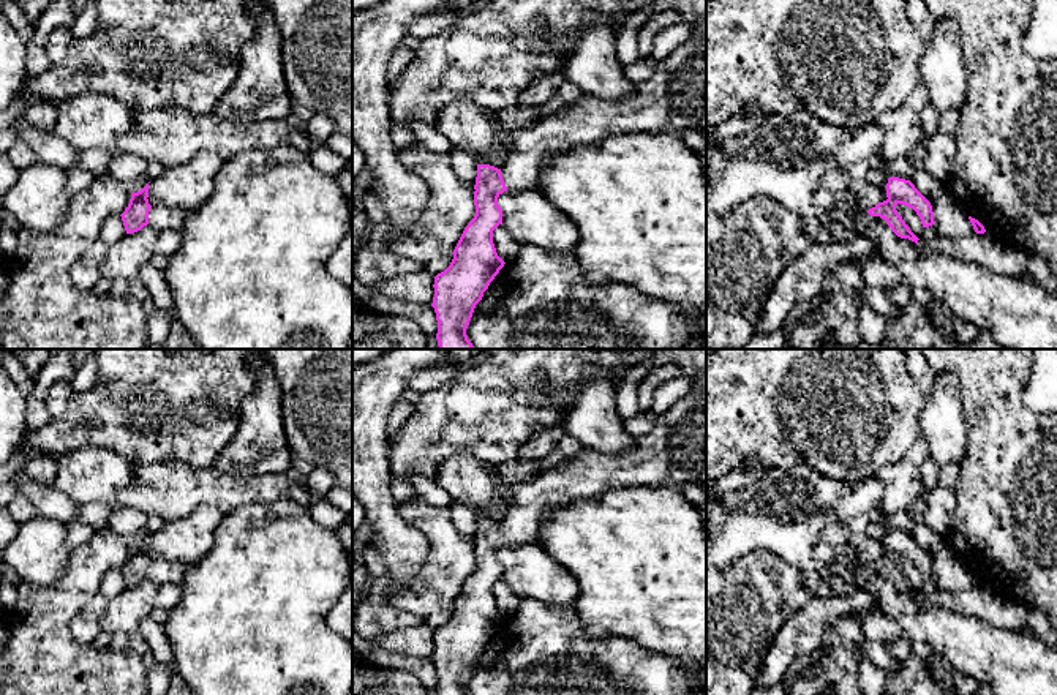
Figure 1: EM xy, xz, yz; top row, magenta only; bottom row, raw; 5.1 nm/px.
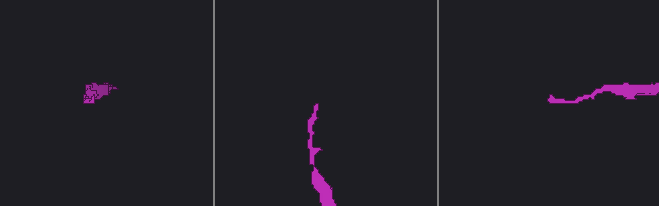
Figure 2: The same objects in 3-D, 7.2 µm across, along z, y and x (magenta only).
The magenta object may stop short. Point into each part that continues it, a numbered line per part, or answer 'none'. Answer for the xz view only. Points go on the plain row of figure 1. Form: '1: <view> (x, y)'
1: xz (673, 454)

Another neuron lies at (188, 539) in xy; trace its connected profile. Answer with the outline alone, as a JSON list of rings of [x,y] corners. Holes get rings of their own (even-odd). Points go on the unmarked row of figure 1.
[[[202,504],[183,518],[166,521],[160,531],[150,532],[147,551],[149,558],[152,561],[164,559],[196,564],[213,548],[215,535],[223,521],[223,517],[224,515],[216,507]]]

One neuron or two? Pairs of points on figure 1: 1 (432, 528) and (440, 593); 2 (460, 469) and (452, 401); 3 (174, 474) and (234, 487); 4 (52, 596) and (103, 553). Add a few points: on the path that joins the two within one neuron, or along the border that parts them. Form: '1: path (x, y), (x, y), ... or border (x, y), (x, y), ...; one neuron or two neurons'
1: path (440, 544), (440, 577); one neuron
2: border (493, 466), (455, 450), (432, 477); two neurons
3: path (188, 487), (220, 487); one neuron
4: path (65, 591), (90, 566); one neuron

